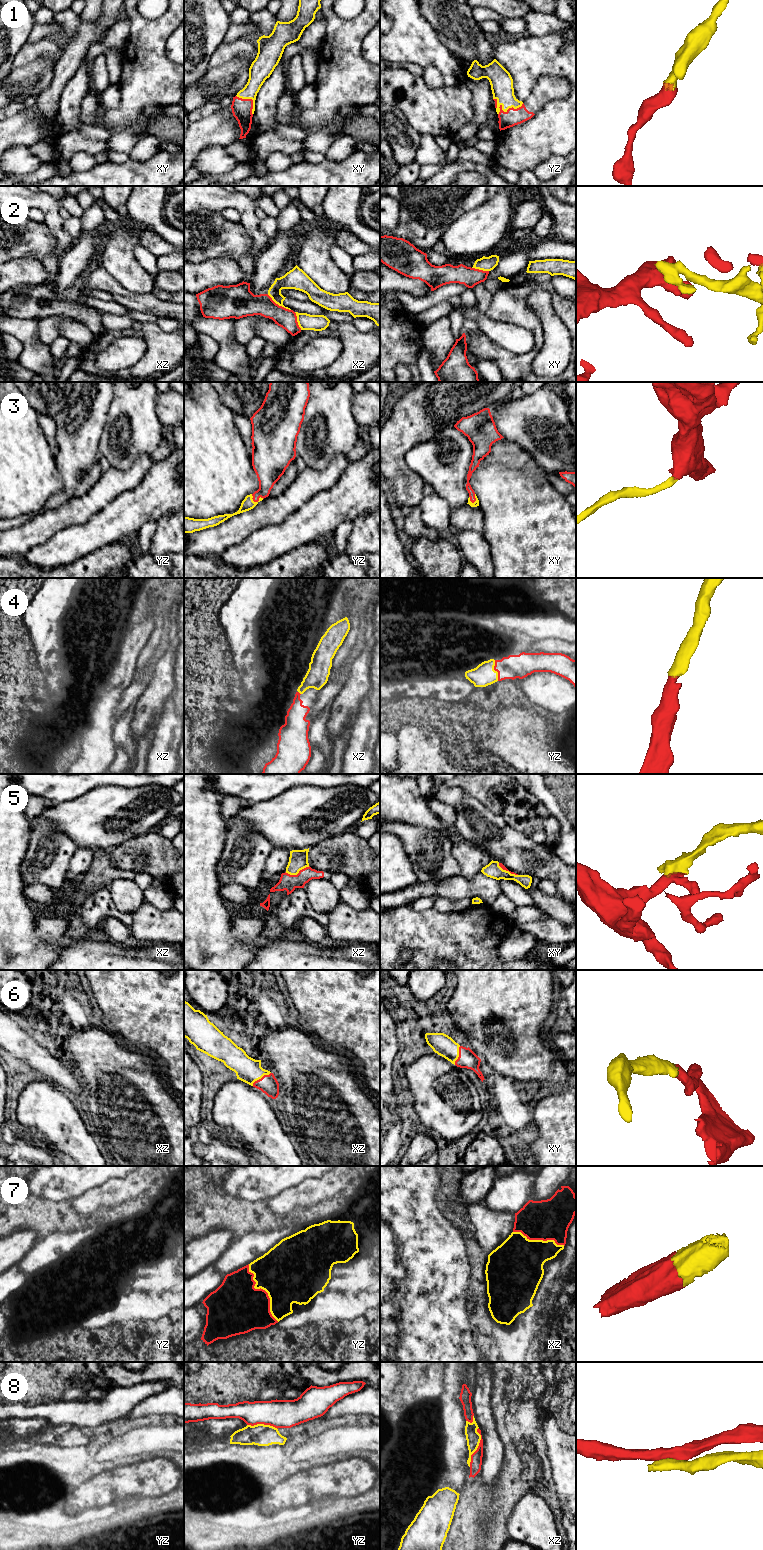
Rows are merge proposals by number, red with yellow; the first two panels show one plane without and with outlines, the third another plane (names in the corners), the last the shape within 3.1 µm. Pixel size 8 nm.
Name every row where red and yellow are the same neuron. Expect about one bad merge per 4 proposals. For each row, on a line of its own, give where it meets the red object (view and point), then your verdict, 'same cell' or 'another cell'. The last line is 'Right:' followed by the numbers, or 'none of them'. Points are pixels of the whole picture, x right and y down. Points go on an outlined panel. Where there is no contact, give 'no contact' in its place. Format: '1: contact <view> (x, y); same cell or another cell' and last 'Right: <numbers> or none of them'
1: contact yz (507, 111); same cell
2: contact xz (278, 305); another cell
3: contact yz (256, 501); same cell
4: contact yz (495, 670); same cell
5: contact xz (298, 873); same cell
6: contact xz (261, 1078); same cell
7: contact yz (262, 1289); same cell
8: contact xz (478, 1447); another cell
Right: 1, 3, 4, 5, 6, 7

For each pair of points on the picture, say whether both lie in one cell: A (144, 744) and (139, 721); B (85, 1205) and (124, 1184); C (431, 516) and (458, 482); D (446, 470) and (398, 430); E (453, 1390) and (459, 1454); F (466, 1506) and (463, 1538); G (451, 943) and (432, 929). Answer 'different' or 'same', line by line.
A: different
B: same
C: different
D: different
E: same
F: same
G: same

